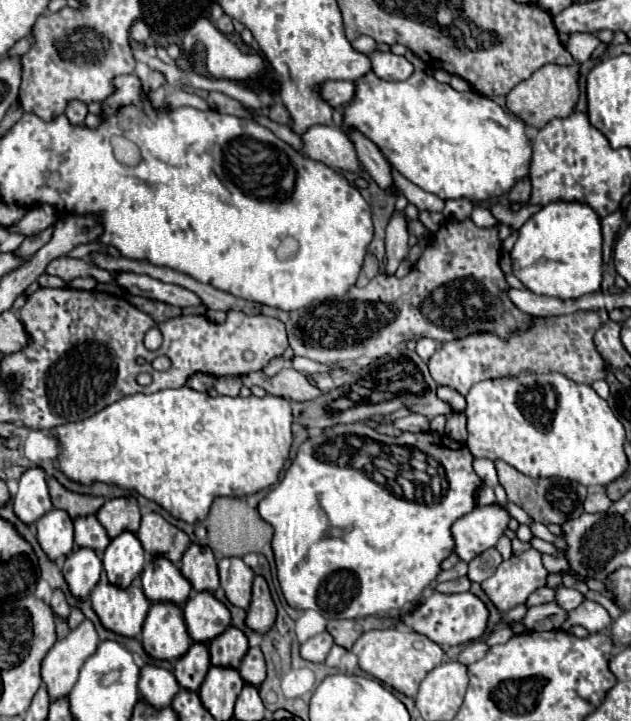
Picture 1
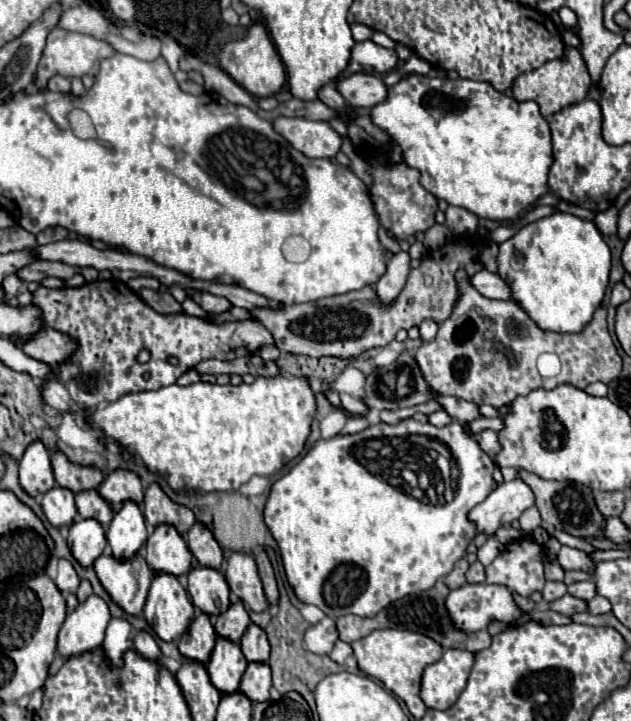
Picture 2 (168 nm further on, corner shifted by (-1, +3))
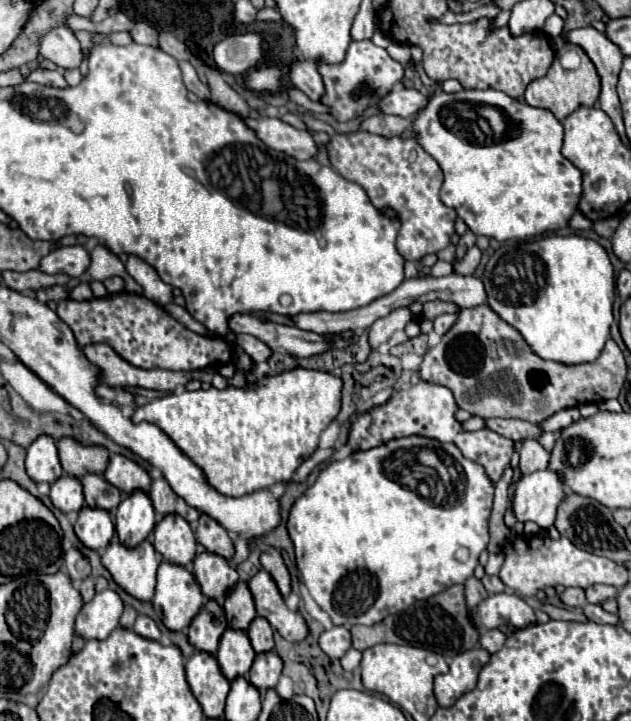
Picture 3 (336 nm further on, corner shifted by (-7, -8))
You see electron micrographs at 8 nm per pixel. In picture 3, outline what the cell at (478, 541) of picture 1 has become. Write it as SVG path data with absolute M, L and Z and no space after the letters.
M546 469L524 475L514 497L516 519L522 523L534 521L542 529L548 529L554 525L556 509L564 501L564 495L568 495L568 489L564 487L562 475L556 475L556 471Z

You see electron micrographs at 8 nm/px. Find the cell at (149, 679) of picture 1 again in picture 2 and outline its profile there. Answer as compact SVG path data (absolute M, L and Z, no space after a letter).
M136 632L136 636L132 638L132 642L134 642L134 652L138 652L142 658L160 662L162 652L160 652L158 644L154 642L154 638L148 632Z

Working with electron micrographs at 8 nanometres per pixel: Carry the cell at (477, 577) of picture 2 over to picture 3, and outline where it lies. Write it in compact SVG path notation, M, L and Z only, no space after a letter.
M484 575L484 579L482 579L482 583L484 583L484 587L486 587L486 591L490 593L490 595L494 595L494 593L502 593L502 591L506 591L506 587L504 587L504 583L498 579L498 577L488 577L488 575Z

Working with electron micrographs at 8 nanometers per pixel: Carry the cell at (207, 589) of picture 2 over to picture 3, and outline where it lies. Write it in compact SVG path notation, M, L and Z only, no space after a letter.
M200 551L194 561L194 575L196 581L202 587L202 593L210 599L224 597L232 585L238 583L238 571L226 561L224 557L210 553L210 551Z

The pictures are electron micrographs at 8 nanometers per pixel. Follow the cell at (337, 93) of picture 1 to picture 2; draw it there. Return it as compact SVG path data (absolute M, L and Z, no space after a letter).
M356 72L336 82L342 98L354 108L372 108L386 98L386 84L378 76Z

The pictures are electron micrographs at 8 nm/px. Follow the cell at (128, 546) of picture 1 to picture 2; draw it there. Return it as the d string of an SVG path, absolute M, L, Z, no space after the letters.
M124 502L122 510L114 514L106 538L116 560L128 560L140 552L148 538L148 530L144 516L134 502Z

